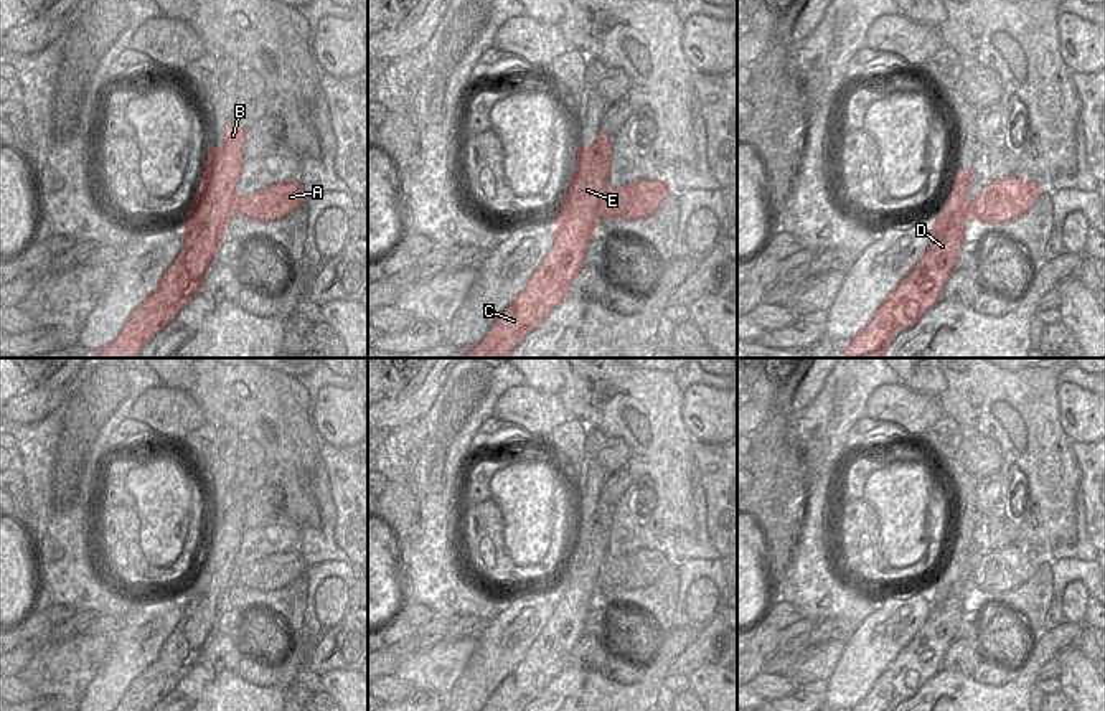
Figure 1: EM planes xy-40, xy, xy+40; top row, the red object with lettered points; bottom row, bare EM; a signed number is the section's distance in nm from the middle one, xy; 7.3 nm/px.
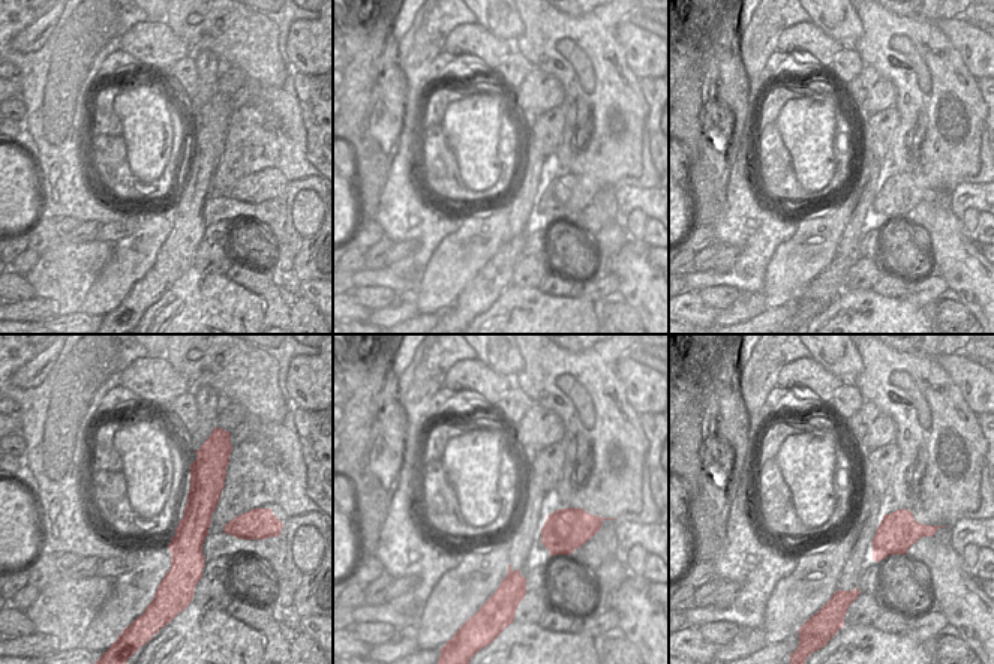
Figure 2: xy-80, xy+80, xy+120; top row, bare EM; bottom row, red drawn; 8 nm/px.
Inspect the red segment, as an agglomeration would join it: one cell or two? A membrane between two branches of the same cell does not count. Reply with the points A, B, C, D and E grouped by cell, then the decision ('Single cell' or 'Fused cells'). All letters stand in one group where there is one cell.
Groups: A / B C D E. Fused cells.

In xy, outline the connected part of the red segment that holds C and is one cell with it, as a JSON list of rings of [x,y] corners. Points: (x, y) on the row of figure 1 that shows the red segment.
[[[599,127],[592,147],[577,147],[572,183],[554,216],[556,229],[549,252],[524,290],[462,358],[510,358],[511,351],[569,295],[572,279],[585,264],[585,251],[599,234],[600,200],[610,160],[612,139]]]

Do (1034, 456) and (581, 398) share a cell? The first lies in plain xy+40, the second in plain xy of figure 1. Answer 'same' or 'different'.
same

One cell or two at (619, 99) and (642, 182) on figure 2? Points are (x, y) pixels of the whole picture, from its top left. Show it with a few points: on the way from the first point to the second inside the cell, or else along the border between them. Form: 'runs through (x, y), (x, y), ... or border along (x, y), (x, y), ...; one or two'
border along (643, 137), (643, 165), (616, 183); two

